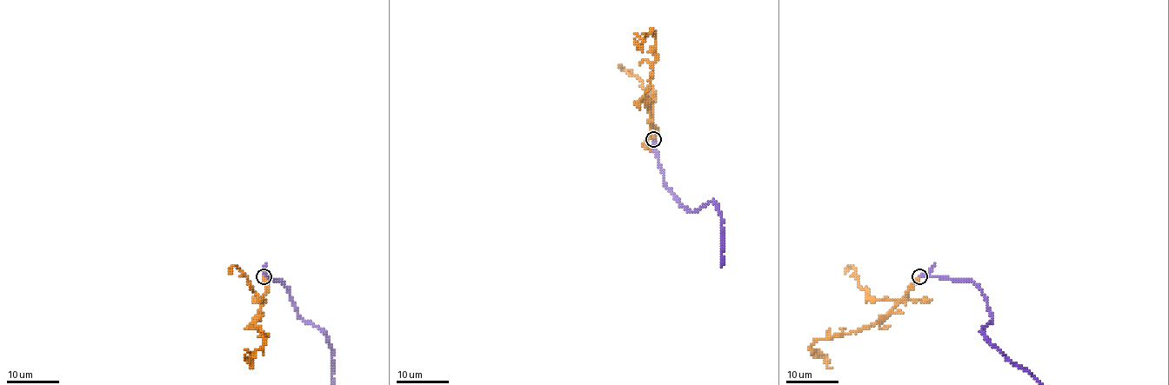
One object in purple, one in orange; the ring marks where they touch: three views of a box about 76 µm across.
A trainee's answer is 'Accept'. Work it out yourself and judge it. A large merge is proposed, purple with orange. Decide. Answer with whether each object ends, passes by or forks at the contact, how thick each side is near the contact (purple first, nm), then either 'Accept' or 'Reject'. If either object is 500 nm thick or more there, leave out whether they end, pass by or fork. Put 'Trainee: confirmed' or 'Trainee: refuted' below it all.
At the ring purple ends. At the ring orange ends. Thickness 280 nm (purple) against 260 nm. Reject
Trainee: refuted

